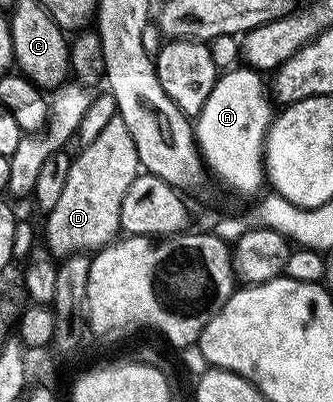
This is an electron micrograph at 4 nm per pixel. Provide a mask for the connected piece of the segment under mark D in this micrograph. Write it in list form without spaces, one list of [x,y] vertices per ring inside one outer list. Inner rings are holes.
[[[114,115],[111,121],[93,139],[92,144],[81,149],[79,156],[75,155],[70,162],[68,182],[60,194],[60,202],[52,206],[50,212],[45,213],[46,246],[55,257],[65,258],[75,252],[101,250],[119,235],[120,206],[124,202],[124,194],[128,194],[128,186],[140,175],[140,165],[136,154],[136,142],[132,142],[132,134],[128,134],[128,126],[124,126],[124,118]]]

